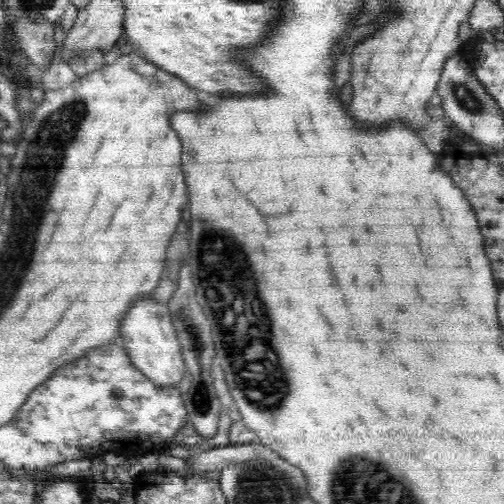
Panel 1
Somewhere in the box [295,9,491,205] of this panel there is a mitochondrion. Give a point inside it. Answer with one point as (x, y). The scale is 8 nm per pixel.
(468, 100)

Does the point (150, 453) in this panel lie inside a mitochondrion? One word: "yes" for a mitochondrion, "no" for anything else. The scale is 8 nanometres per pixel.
no

